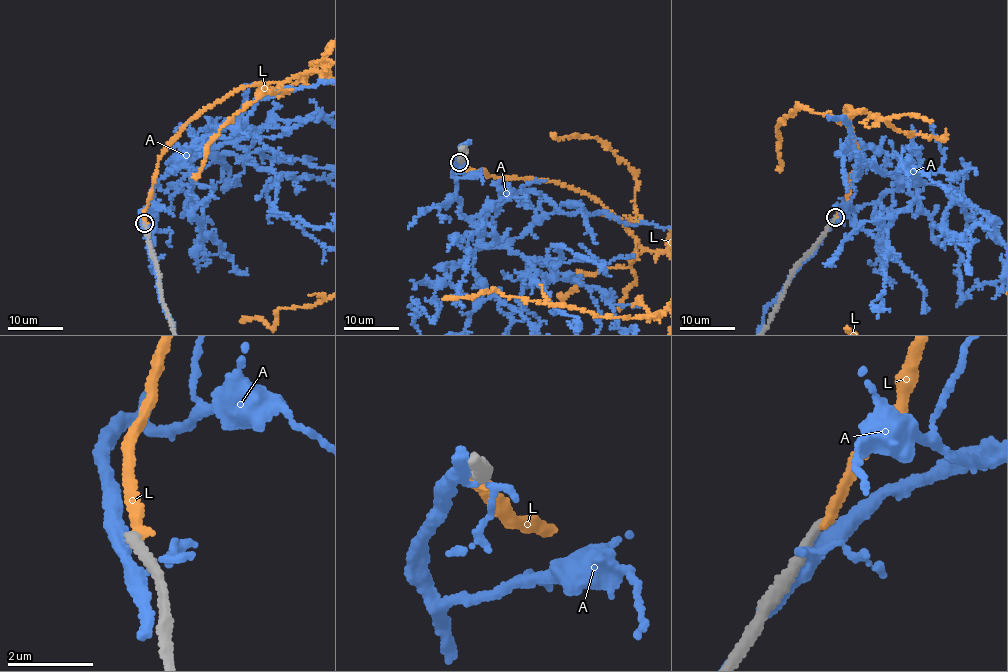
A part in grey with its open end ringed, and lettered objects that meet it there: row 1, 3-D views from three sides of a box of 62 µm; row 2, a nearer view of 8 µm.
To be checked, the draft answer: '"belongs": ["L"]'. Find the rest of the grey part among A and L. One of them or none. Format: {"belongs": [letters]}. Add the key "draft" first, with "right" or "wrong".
{"draft": "wrong", "belongs": []}

